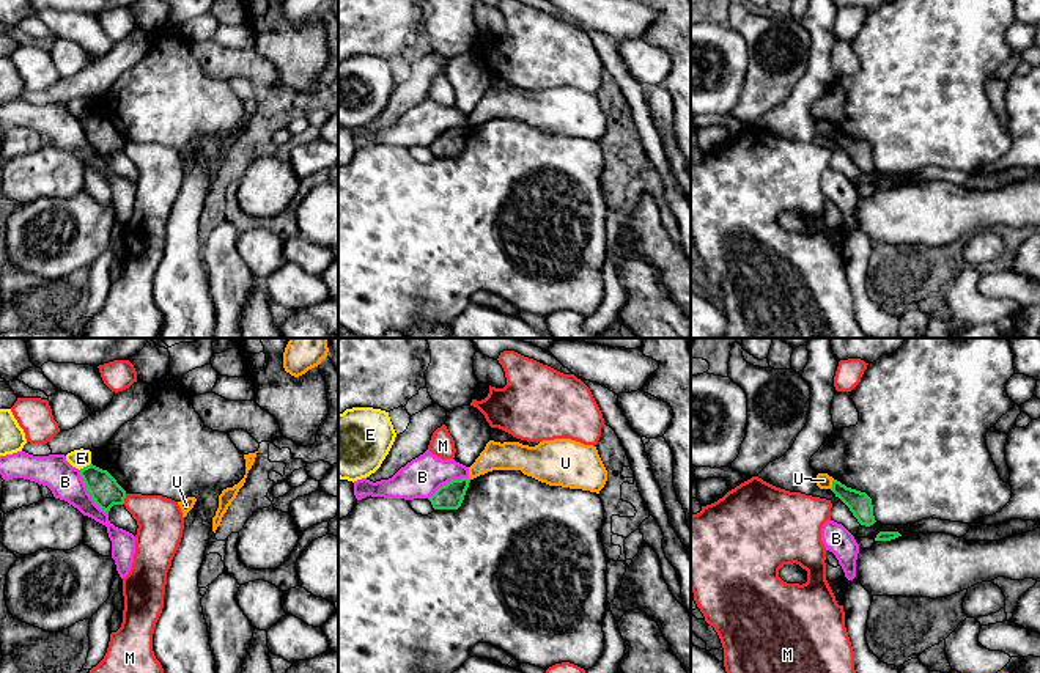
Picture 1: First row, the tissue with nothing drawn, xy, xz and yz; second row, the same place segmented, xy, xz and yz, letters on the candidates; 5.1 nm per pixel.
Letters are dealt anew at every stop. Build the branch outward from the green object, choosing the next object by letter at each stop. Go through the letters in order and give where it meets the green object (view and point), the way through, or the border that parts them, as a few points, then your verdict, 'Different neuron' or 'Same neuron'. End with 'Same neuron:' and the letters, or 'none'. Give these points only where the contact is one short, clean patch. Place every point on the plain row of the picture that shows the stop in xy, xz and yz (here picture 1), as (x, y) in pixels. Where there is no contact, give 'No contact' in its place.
B: Touches green at xy (88, 140). Boundary: xy (79, 118), (87, 140), (107, 161). Different neuron
E: Touches green at xy (84, 115). Boundary: xy (90, 110), (79, 117). Different neuron
M: Touches green at xy (125, 145). Different neuron
U: Touches green at yz (833, 132). Boundary: yz (834, 128), (829, 136). Different neuron
Same neuron: none

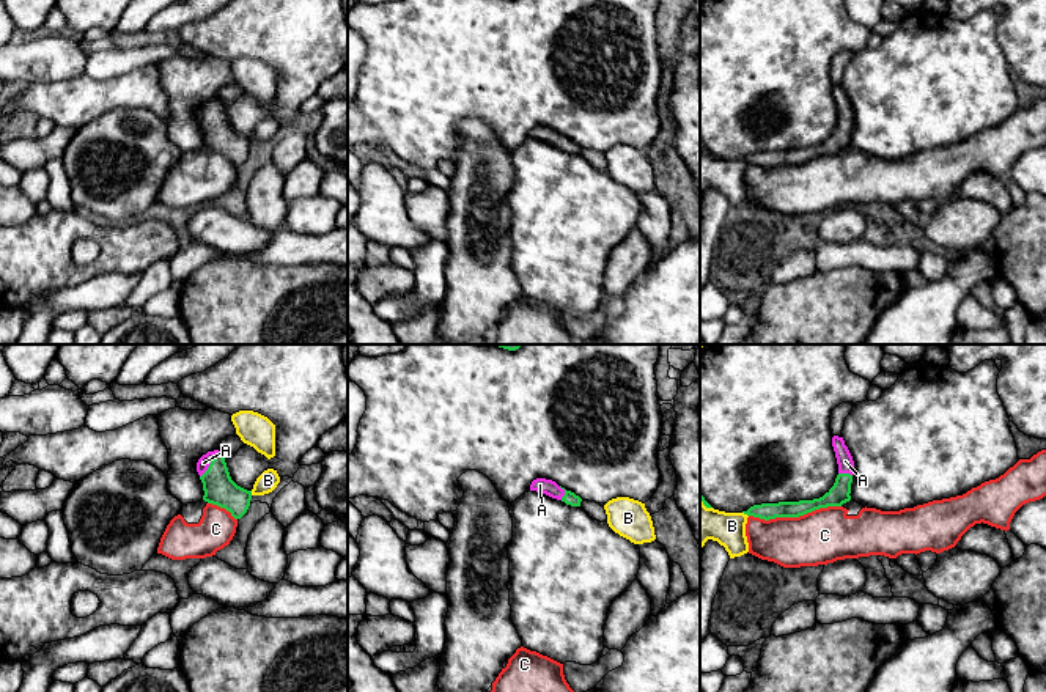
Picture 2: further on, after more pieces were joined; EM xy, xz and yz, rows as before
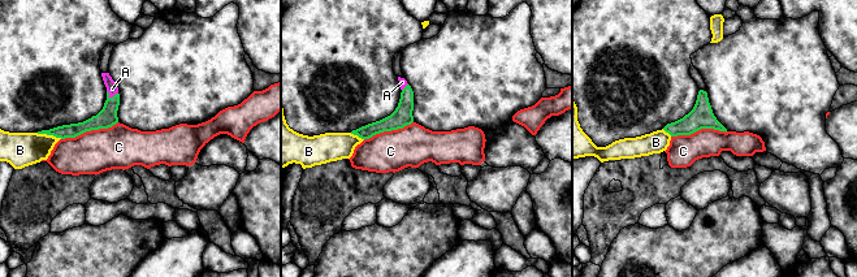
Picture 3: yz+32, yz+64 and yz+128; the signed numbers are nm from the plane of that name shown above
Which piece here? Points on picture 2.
A: Touches green at xy (209, 112). Path across: xy (219, 137), (209, 112), (203, 110). Same neuron
B: Touches green at yz (746, 161). Different neuron
C: Touches green at yz (795, 164). Different neuron
Same neuron: A

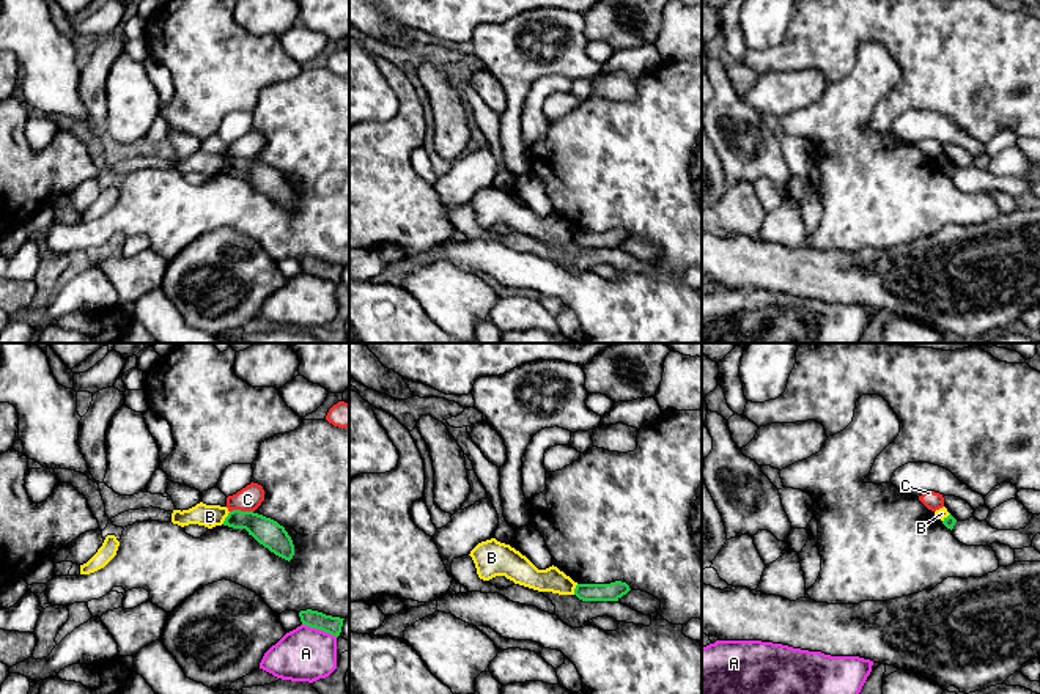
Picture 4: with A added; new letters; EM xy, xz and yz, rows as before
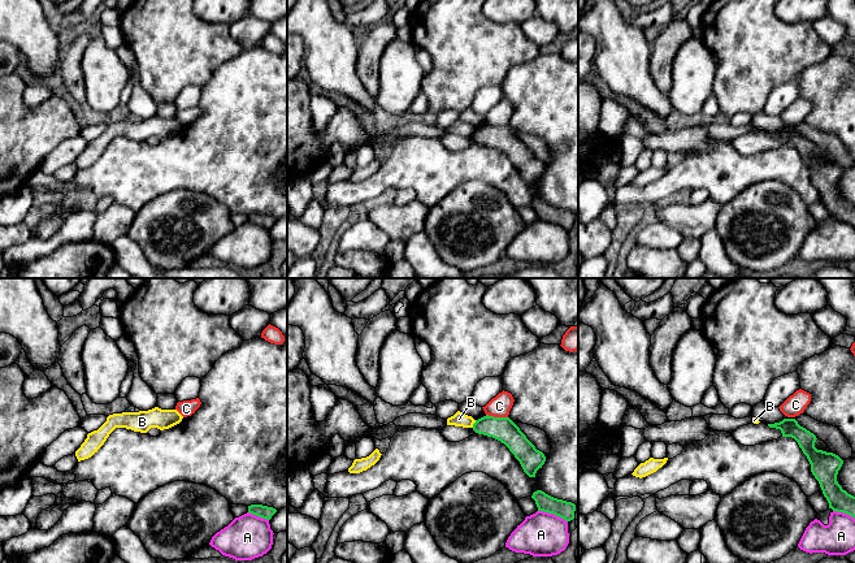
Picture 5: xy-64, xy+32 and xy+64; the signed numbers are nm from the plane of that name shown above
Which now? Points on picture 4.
A: Touches green at xy (320, 276). Different neuron
B: Touches green at xy (225, 166). Boundary: xy (230, 159), (222, 170). Different neuron
C: Touches green at xy (239, 158). Boundary: xy (252, 158), (230, 159). Different neuron
Same neuron: none

